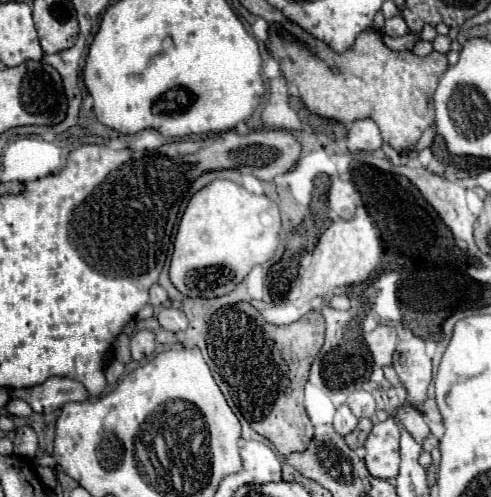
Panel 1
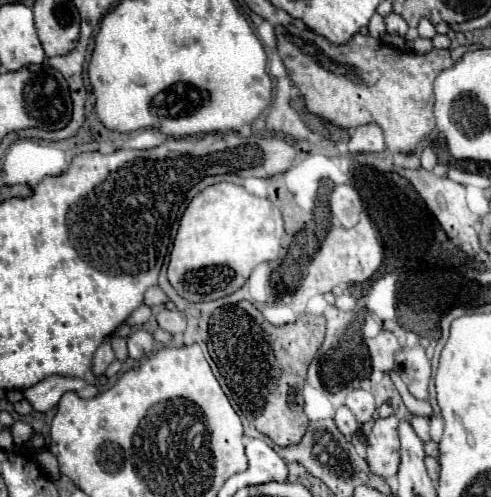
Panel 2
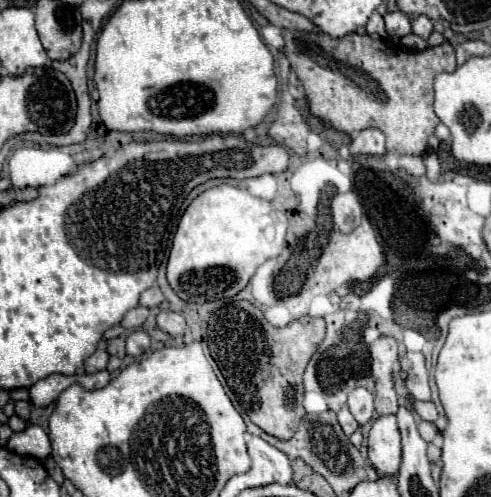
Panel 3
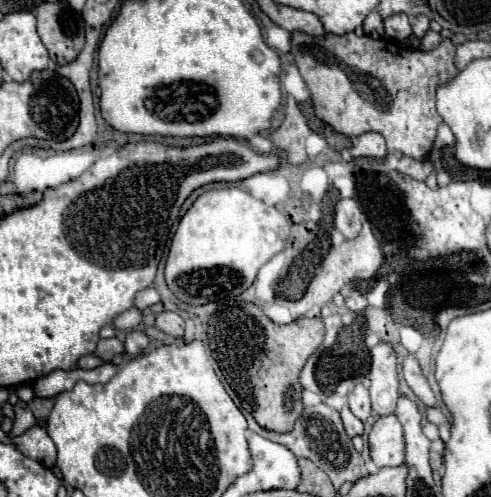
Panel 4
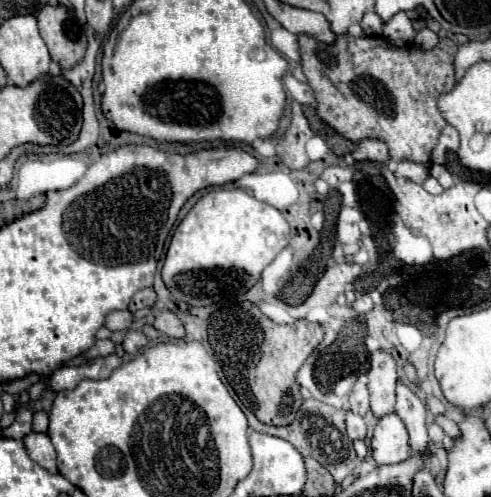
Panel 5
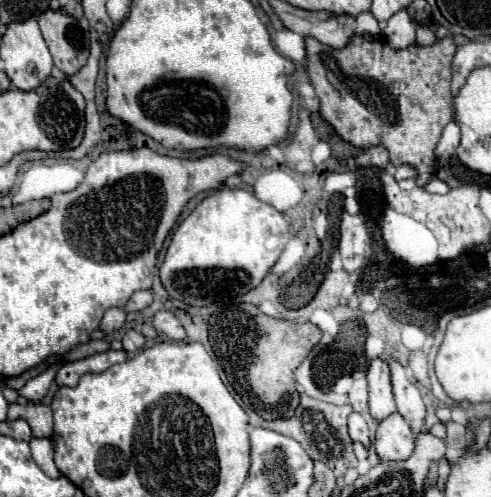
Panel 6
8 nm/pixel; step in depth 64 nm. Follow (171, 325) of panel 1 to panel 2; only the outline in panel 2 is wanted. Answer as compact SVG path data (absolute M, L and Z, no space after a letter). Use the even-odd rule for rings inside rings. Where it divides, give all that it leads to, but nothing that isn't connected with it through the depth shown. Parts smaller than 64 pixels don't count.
M164 308L156 314L156 320L158 320L158 326L170 334L182 334L186 330L186 318L178 310L166 310Z

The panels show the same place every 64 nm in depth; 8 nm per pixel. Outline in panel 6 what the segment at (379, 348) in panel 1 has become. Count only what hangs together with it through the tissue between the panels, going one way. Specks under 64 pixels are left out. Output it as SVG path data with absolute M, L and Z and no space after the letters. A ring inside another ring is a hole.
M374 358L368 368L368 386L370 386L370 416L378 422L396 412L390 370L382 358Z

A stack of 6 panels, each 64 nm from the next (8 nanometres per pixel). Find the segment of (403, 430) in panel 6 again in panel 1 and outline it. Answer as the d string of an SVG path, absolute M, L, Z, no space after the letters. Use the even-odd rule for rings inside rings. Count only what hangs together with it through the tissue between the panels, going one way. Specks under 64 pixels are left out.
M390 416L384 422L376 422L368 434L364 444L366 448L366 466L376 478L394 478L398 476L398 440L400 440L400 424Z

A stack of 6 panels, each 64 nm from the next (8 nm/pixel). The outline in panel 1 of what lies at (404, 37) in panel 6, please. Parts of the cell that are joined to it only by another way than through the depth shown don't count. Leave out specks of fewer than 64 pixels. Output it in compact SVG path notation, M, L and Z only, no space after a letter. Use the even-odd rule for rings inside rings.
M402 16L388 18L386 24L384 24L384 34L388 34L388 36L404 36L404 34L408 34L408 26L402 20Z

